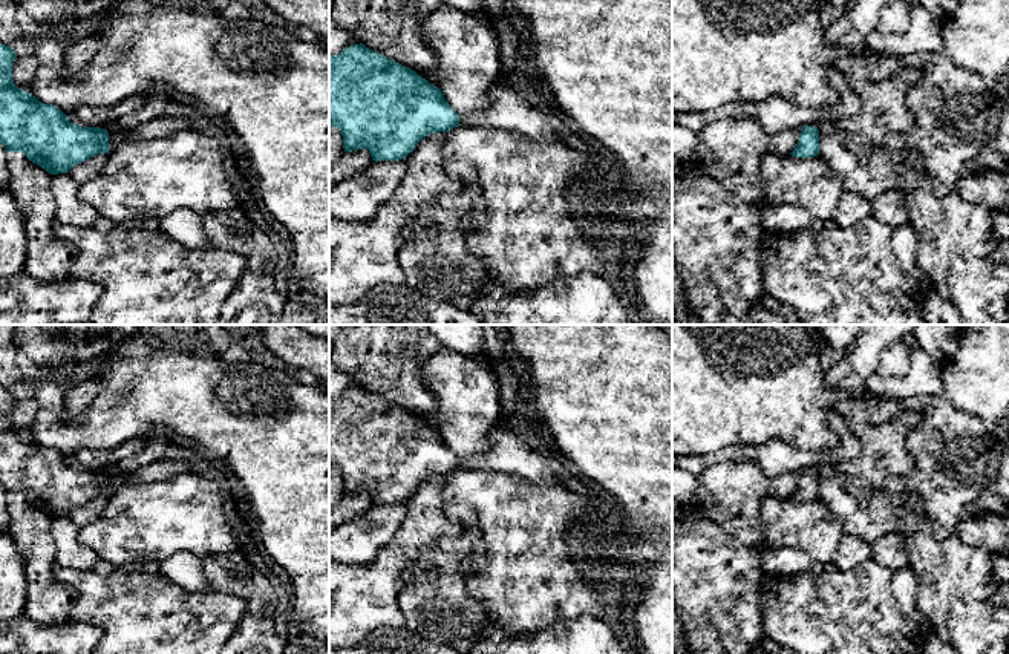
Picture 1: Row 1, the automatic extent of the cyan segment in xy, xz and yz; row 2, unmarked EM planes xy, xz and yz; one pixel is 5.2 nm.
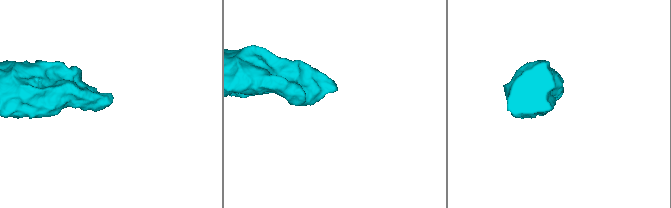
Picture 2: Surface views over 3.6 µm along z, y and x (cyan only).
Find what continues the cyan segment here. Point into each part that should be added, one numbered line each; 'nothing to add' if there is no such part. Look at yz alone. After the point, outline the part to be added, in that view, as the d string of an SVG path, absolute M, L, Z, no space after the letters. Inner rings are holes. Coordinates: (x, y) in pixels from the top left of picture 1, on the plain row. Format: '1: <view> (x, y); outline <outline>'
nothing to add

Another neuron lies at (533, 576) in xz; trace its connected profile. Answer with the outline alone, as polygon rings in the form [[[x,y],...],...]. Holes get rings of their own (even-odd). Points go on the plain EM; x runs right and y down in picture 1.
[[[461,467],[446,475],[442,501],[464,531],[478,528],[482,535],[485,565],[469,571],[469,594],[510,637],[531,636],[562,619],[602,614],[602,599],[611,591],[597,591],[583,576],[583,553],[568,541],[568,531],[573,524],[593,518],[606,505],[605,501],[563,487],[525,484],[504,473]]]

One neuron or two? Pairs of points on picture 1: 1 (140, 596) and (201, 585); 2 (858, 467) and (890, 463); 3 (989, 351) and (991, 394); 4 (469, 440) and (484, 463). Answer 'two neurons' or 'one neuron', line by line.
1: two neurons
2: one neuron
3: one neuron
4: two neurons

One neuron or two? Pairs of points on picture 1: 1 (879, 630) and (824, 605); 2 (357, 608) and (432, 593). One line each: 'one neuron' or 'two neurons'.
1: one neuron
2: two neurons

